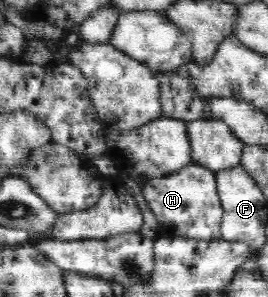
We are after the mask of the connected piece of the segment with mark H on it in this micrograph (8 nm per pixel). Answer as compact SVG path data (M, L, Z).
M188 164L167 176L148 180L142 185L142 194L158 221L161 235L206 241L221 238L223 209L218 197L215 171L200 164Z

